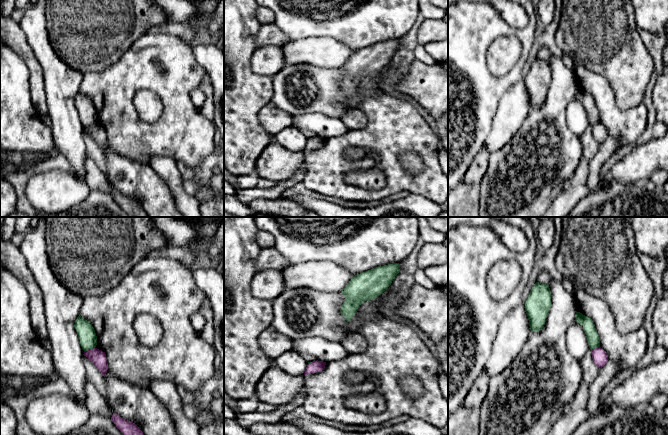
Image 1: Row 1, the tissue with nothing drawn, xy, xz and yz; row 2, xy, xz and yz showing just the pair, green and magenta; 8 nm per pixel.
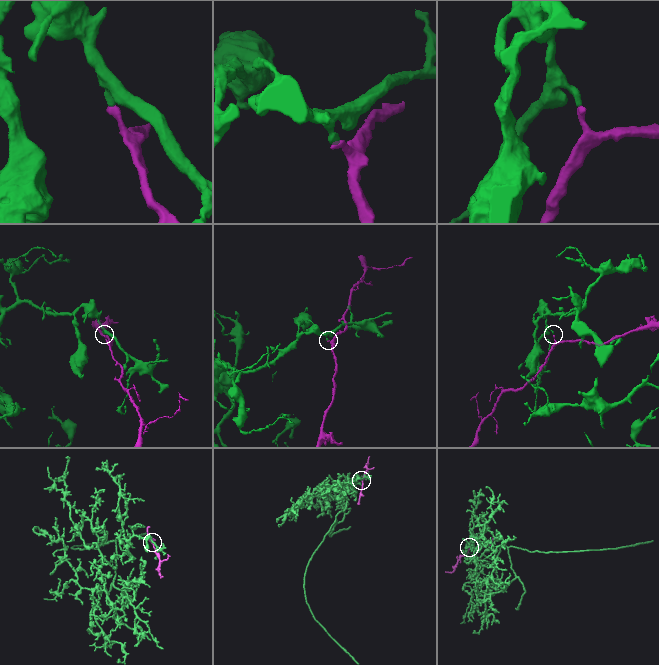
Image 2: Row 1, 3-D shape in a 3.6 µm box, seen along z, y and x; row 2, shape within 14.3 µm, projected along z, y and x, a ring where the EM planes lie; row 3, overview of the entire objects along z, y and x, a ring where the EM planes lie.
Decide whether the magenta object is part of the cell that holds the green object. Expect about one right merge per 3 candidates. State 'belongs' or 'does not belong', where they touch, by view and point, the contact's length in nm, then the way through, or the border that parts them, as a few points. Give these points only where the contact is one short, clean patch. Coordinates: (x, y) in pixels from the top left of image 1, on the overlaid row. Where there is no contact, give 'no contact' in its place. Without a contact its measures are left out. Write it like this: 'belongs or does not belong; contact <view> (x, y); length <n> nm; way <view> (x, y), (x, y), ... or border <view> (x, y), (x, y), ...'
does not belong; contact xy (89, 349); length 90 nm; border xy (94, 347), (84, 351)

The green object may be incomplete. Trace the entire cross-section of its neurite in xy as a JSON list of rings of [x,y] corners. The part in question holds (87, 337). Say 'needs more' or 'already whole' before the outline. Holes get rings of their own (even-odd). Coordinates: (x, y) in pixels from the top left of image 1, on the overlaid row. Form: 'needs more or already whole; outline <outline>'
already whole; outline [[[79,315],[75,321],[74,327],[82,349],[84,351],[94,349],[97,345],[97,336],[92,323]]]

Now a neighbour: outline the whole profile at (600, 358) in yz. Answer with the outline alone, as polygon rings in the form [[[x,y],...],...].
[[[601,347],[592,350],[592,358],[599,369],[602,368],[609,360],[607,353]]]

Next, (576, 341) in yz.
[[[574,322],[566,332],[566,346],[569,353],[577,360],[581,360],[590,349],[583,326]]]

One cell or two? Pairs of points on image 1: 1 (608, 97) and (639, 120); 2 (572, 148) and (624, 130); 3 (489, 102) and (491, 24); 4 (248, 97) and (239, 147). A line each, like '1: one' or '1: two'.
1: one
2: two
3: one
4: one

